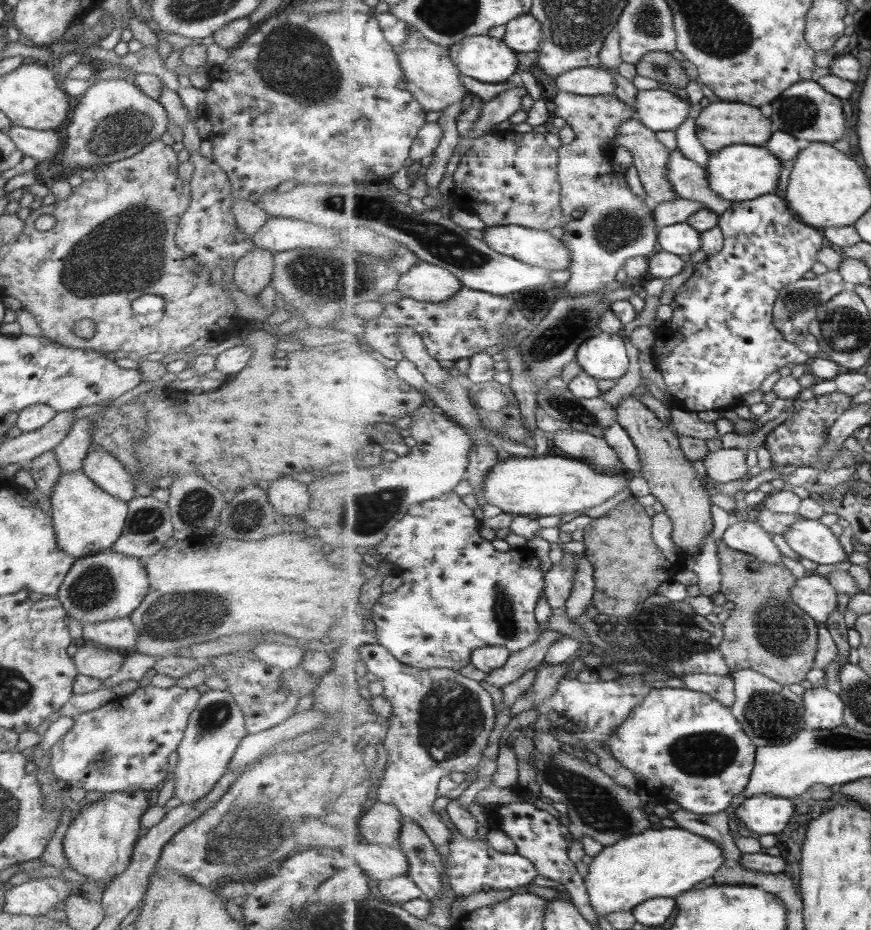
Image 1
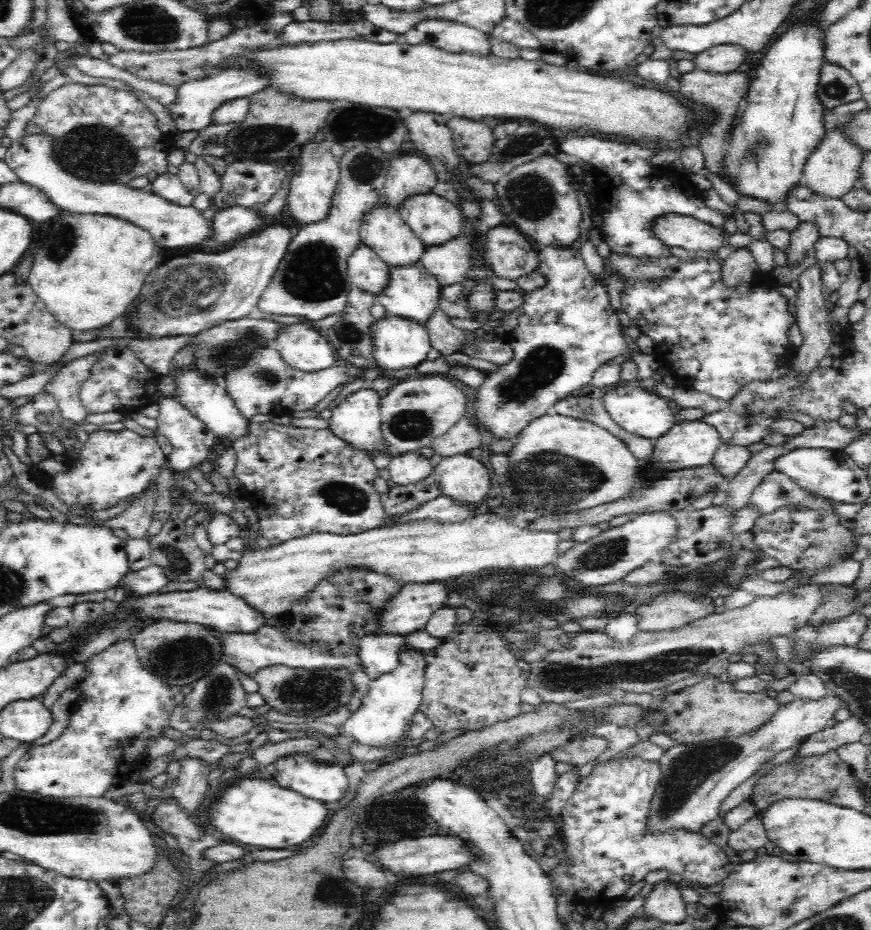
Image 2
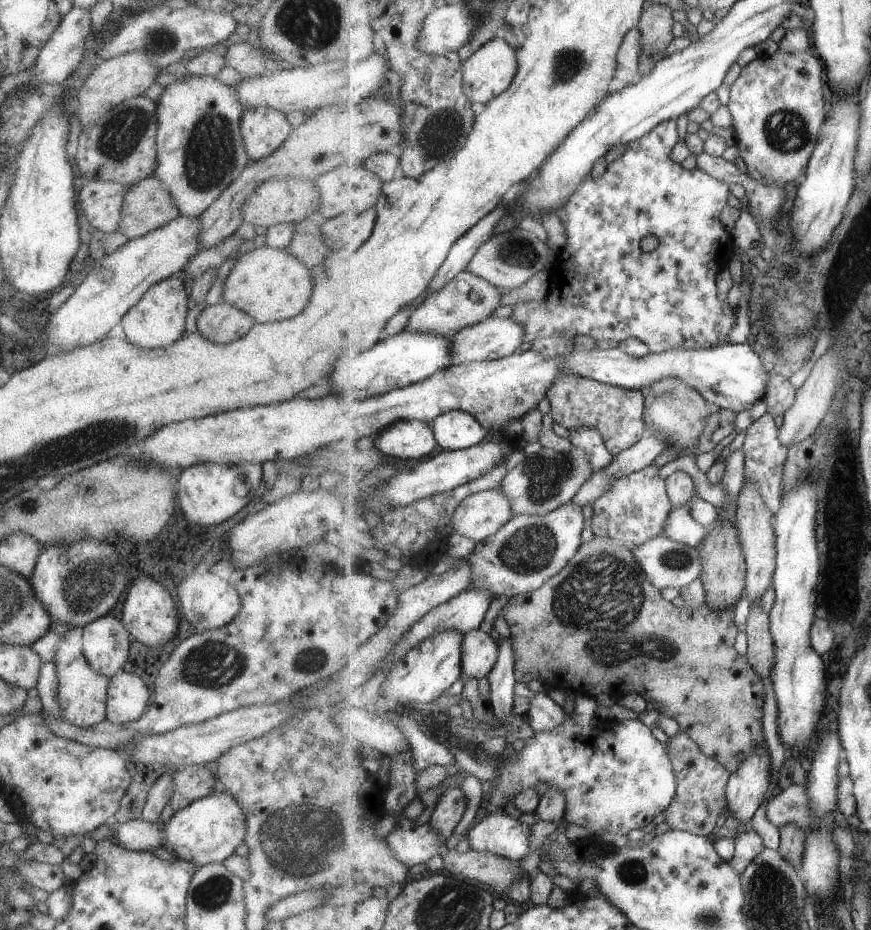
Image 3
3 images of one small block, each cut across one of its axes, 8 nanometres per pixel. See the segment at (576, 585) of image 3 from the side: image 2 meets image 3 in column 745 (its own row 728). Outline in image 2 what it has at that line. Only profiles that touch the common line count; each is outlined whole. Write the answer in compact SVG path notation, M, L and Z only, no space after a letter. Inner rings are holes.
M727 677L708 678L698 684L686 686L679 692L670 692L662 706L656 710L661 720L654 725L656 733L664 733L675 744L695 744L705 740L726 737L754 736L756 730L772 721L781 705L771 692L736 692Z

